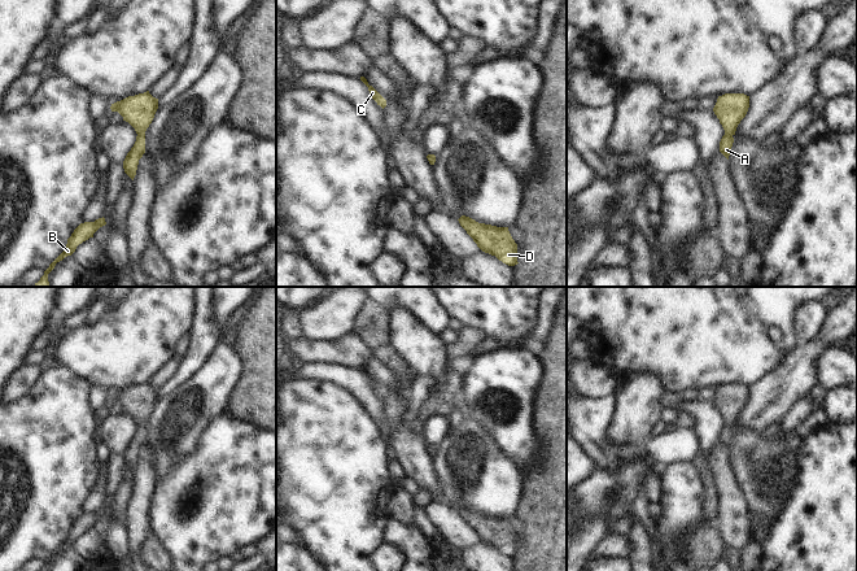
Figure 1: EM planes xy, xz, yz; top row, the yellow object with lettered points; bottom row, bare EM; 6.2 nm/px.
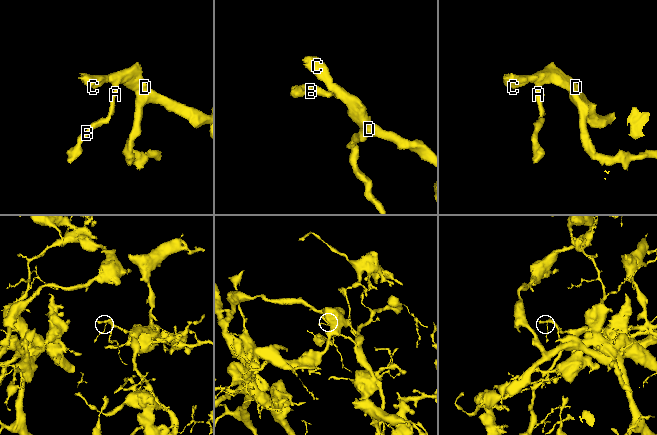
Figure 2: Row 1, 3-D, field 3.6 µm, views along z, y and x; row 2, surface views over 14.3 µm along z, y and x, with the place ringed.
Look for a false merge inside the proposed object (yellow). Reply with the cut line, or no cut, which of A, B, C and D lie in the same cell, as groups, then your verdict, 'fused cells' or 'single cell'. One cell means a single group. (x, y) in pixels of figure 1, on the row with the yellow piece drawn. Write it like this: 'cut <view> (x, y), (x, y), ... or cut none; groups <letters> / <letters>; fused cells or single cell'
cut none; groups A B C D; single cell

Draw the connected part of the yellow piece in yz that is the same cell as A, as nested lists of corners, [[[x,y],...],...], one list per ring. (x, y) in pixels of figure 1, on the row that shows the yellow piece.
[[[725,93],[718,96],[713,108],[714,114],[720,119],[725,130],[725,135],[720,141],[720,152],[729,160],[734,135],[738,125],[745,117],[749,108],[749,96],[744,93]]]

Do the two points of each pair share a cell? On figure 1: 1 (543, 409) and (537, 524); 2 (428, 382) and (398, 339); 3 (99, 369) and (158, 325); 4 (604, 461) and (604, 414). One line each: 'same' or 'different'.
1: same
2: different
3: same
4: same

